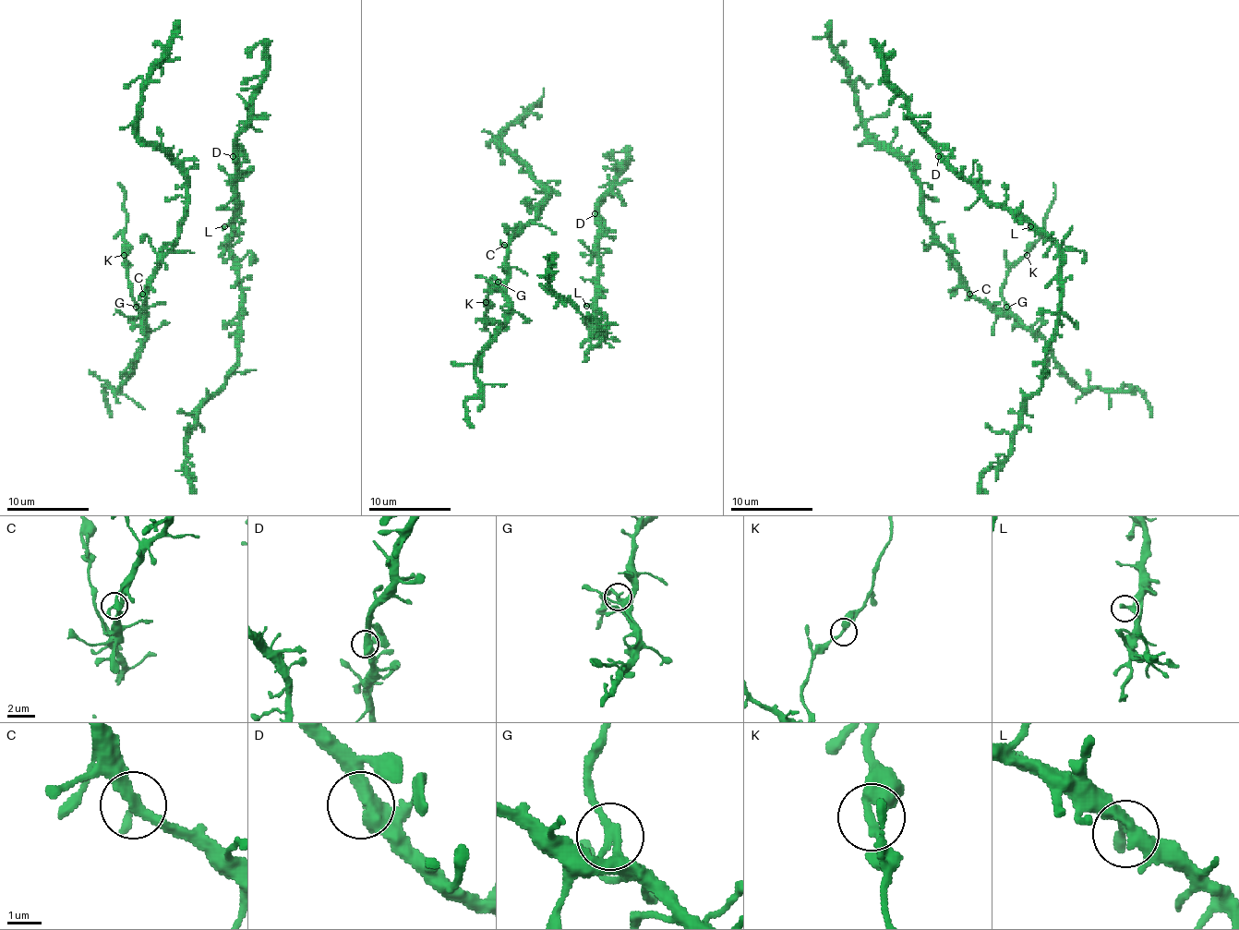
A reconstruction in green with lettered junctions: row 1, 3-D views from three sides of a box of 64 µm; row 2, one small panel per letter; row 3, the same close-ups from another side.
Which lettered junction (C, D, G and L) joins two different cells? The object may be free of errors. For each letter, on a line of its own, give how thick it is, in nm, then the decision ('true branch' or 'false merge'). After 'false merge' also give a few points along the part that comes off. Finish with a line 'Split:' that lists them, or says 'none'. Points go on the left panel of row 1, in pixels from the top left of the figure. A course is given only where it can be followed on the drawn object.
C: calibre 320 nm; true branch
D: calibre 480 nm; true branch
G: calibre 260 nm; false merge; course (137, 306), (132, 297), (124, 238), (124, 195), (118, 183)
L: calibre 320 nm; true branch
Split: G

